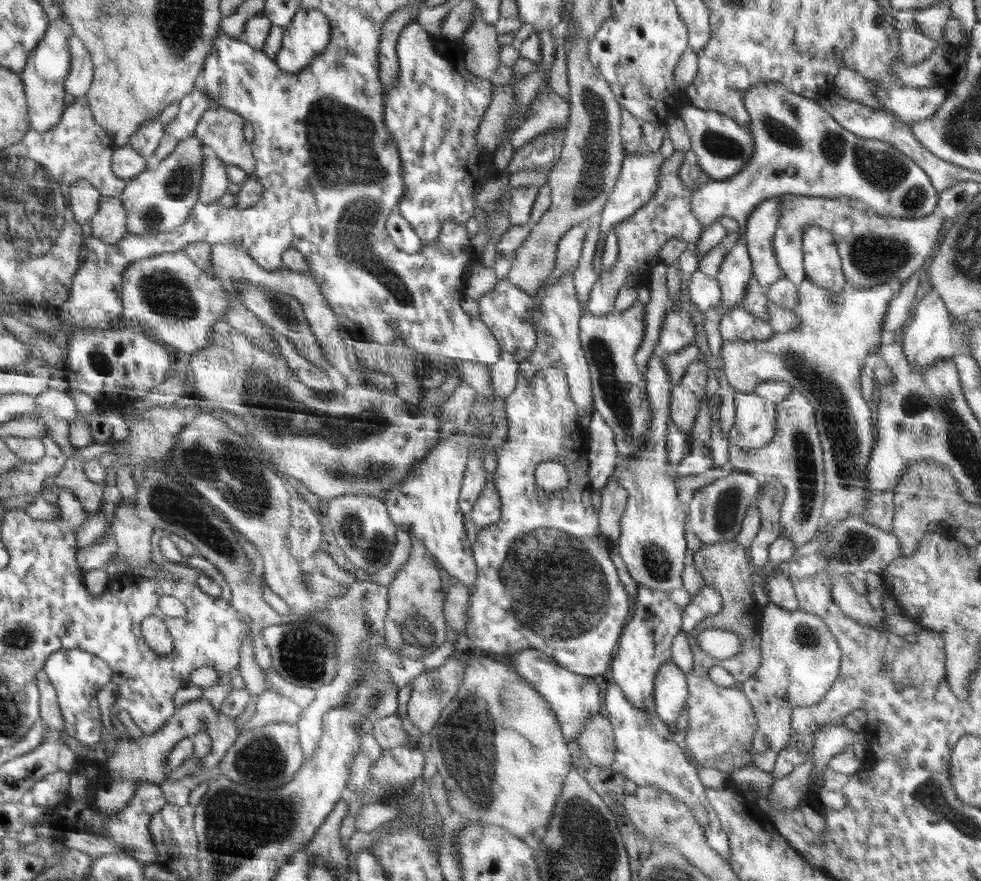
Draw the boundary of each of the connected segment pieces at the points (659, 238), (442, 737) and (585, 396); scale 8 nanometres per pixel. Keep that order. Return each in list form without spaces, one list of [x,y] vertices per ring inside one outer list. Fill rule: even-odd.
[[[674,151],[660,165],[658,188],[654,196],[642,208],[638,208],[629,219],[622,220],[613,226],[618,237],[618,259],[610,271],[599,273],[599,277],[591,288],[585,309],[594,316],[607,315],[615,307],[616,297],[624,286],[627,278],[635,278],[645,287],[650,278],[651,269],[661,262],[662,246],[673,239],[682,239],[690,248],[697,244],[704,227],[698,222],[691,209],[691,196],[697,188],[688,188],[680,178],[679,168],[685,161],[684,151]]]
[[[471,654],[464,660],[465,671],[458,694],[429,730],[432,760],[443,778],[451,809],[473,823],[496,825],[523,839],[550,822],[564,779],[573,768],[568,740],[564,738],[550,704],[514,667],[489,656]]]
[[[566,273],[556,279],[541,294],[539,312],[541,315],[535,324],[537,343],[532,354],[519,363],[519,375],[529,379],[537,370],[554,367],[562,370],[569,382],[569,393],[578,408],[578,414],[591,418],[594,412],[591,376],[579,337],[581,304],[576,296],[573,274]]]

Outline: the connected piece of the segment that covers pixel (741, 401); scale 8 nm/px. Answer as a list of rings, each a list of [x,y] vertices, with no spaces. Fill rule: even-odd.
[[[734,392],[732,442],[751,450],[770,444],[776,431],[776,404],[756,393]]]

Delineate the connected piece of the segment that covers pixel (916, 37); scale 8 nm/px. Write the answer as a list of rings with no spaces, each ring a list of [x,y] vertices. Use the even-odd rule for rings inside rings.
[[[912,25],[908,26],[906,30],[902,30],[902,34],[899,34],[900,56],[903,63],[907,65],[921,63],[938,47],[938,43],[939,41],[924,36]]]

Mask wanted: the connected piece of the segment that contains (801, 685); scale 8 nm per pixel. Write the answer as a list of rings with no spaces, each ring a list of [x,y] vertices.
[[[770,603],[761,616],[761,663],[754,676],[741,683],[748,697],[758,729],[768,741],[770,750],[754,755],[754,764],[771,772],[774,762],[793,742],[791,714],[794,707],[817,705],[831,689],[839,675],[841,650],[831,630],[816,614],[803,610],[786,610]]]

